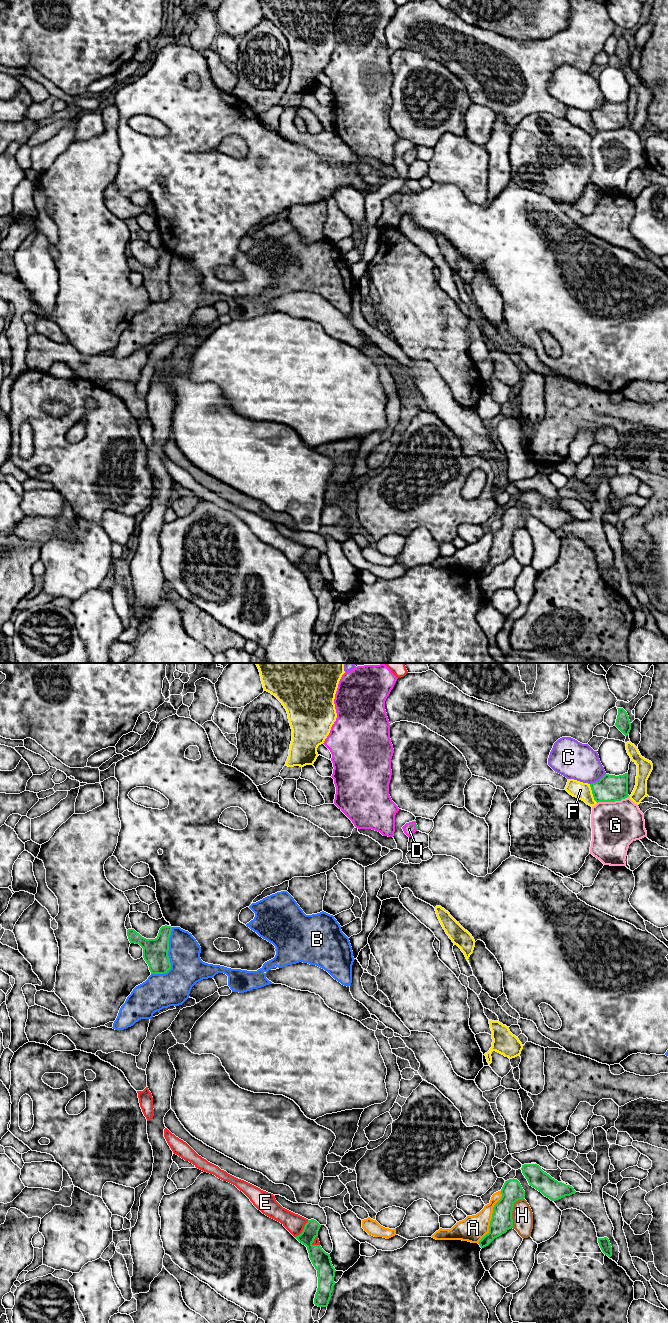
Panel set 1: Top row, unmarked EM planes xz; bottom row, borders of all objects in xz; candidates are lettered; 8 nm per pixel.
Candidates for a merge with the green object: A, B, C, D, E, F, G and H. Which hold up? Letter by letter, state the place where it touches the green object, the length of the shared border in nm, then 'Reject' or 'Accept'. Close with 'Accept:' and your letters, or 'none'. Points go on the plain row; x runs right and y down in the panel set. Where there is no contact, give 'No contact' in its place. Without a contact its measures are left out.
A: Touches green at xz (492, 545). Shared border 460 nm. Reject
B: Touches green at xz (168, 285). Shared border 420 nm. Reject
C: Touches green at xz (597, 109). Shared border 160 nm. Reject
D: Touches green at xz (416, 153). Shared border 80 nm. Accept
E: Touches green at xz (303, 557). Shared border 180 nm. Reject
F: Touches green at xz (592, 121). Shared border 170 nm. Reject
G: Touches green at xz (612, 129). Shared border 260 nm. Reject
H: Touches green at xz (512, 538). Shared border 260 nm. Reject
Accept: D

